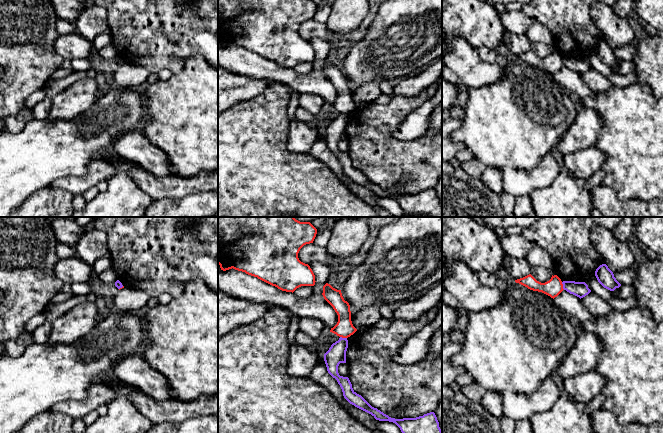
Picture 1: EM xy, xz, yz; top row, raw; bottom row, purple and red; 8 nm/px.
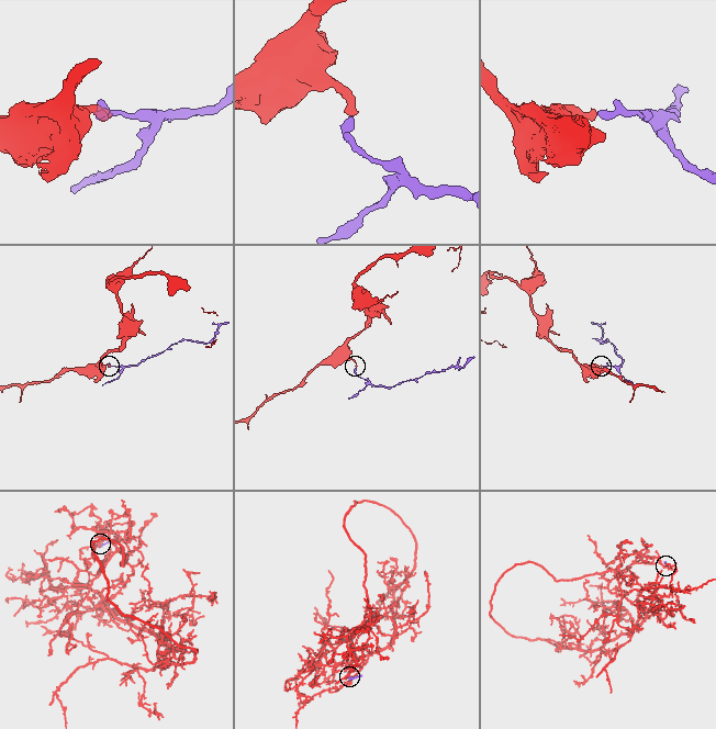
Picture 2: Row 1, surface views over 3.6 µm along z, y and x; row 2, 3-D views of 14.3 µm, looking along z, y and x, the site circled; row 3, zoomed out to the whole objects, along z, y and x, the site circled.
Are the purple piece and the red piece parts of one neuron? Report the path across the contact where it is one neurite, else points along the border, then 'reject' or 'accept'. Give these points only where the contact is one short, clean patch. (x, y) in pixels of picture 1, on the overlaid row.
border along yz (561, 282), (564, 289); reject

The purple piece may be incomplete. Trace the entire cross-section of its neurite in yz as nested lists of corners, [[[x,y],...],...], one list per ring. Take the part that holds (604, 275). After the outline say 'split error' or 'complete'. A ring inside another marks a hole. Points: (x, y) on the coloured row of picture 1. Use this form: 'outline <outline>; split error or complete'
outline [[[606,264],[600,265],[596,271],[595,276],[598,282],[606,289],[614,291],[619,288],[621,284],[614,277],[613,272],[608,268]]]; complete

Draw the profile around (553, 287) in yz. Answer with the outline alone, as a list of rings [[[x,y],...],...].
[[[531,274],[517,279],[515,282],[530,290],[542,292],[553,299],[564,290],[562,281],[557,275],[552,275],[551,279],[545,283],[537,281]]]

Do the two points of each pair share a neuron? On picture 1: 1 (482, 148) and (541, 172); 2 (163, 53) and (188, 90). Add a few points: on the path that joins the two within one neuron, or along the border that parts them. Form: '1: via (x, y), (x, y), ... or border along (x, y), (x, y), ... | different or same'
1: border along (549, 153), (531, 169), (517, 170), (509, 167) | different
2: border along (191, 55), (186, 59), (184, 68), (172, 74) | different

